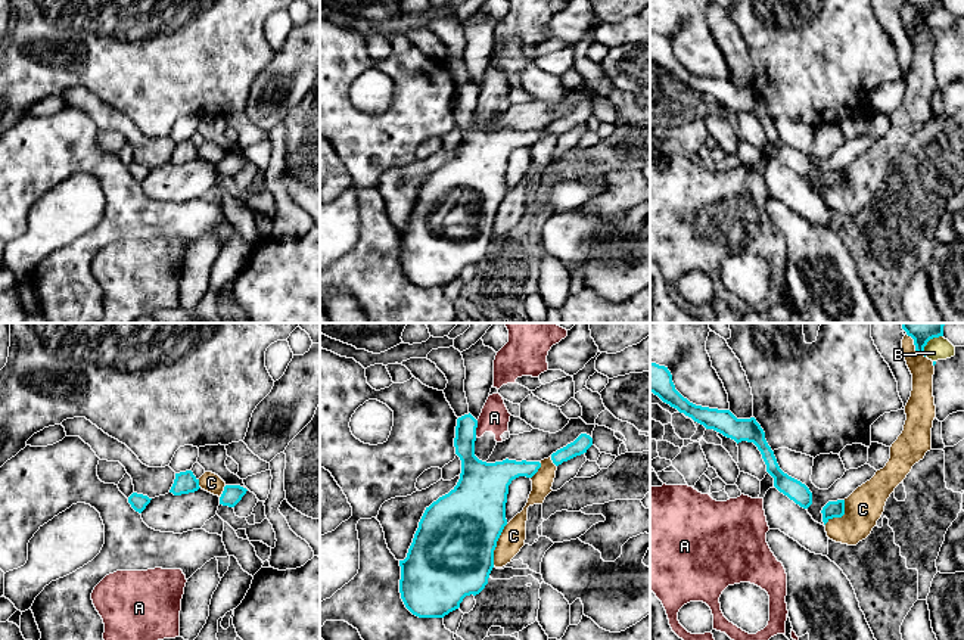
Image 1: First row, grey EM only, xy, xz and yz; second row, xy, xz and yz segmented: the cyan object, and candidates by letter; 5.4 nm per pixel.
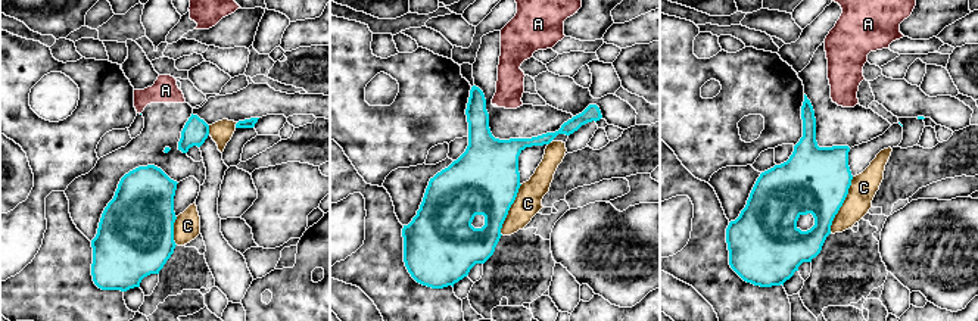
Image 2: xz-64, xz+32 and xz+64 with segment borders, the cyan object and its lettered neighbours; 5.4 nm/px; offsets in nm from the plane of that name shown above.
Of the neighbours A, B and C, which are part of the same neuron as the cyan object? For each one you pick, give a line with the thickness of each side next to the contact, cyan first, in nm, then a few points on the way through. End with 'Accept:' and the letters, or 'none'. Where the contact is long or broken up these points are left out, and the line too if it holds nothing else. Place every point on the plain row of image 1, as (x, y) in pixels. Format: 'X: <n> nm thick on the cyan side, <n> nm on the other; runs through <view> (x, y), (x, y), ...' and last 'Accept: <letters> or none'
Accept: none

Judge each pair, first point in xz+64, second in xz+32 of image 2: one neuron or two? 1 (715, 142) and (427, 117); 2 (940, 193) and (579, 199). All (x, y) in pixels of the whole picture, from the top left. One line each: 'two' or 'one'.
1: one
2: one

